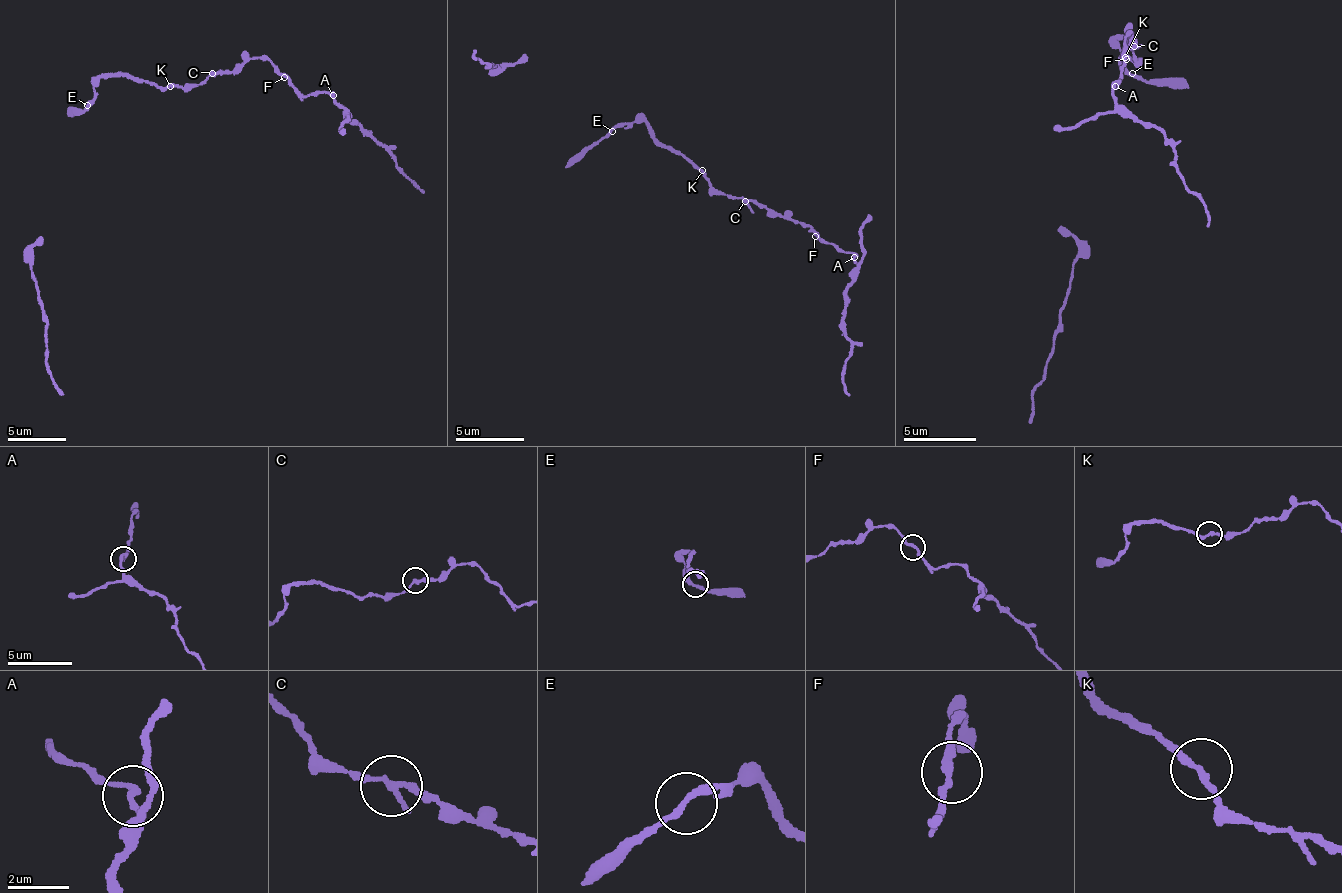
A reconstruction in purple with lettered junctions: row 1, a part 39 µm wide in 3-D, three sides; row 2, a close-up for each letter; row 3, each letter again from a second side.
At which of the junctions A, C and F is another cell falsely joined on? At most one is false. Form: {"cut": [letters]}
{"cut": []}

